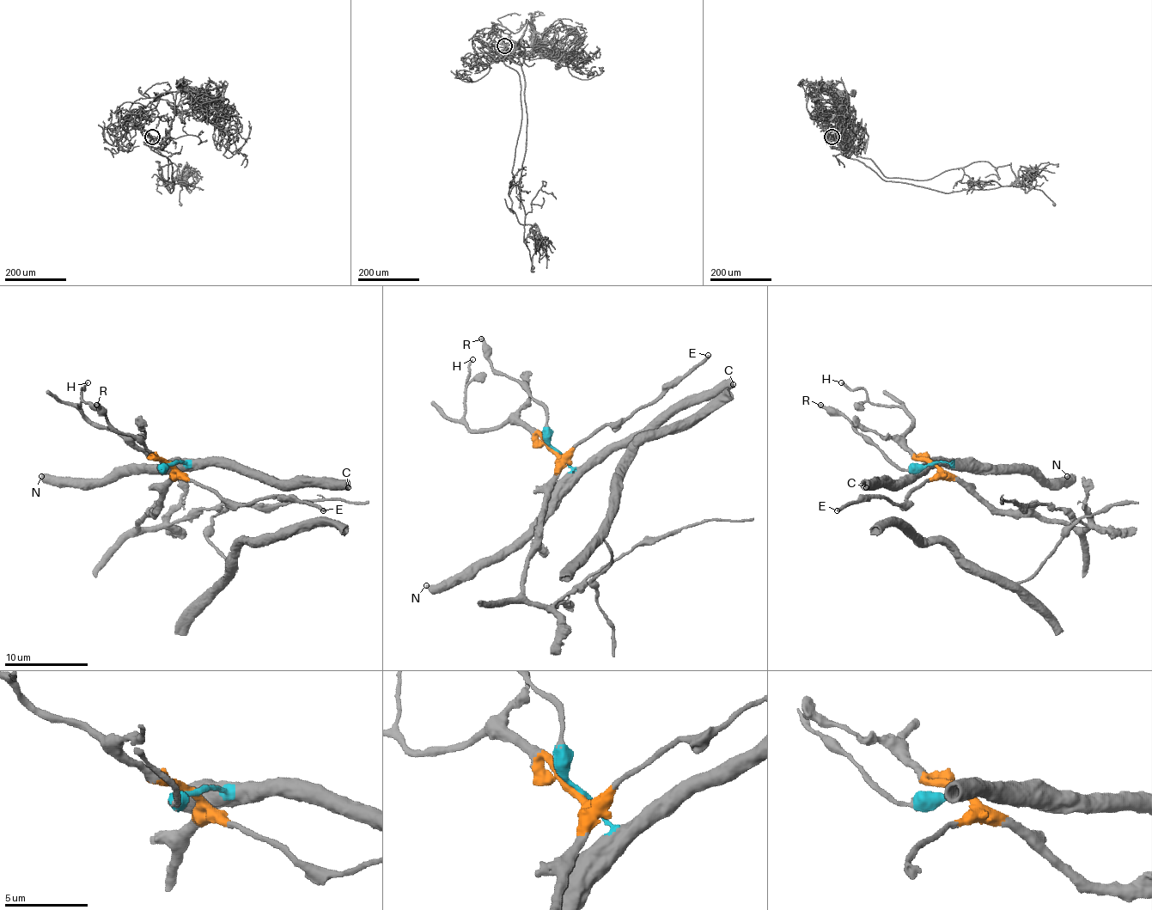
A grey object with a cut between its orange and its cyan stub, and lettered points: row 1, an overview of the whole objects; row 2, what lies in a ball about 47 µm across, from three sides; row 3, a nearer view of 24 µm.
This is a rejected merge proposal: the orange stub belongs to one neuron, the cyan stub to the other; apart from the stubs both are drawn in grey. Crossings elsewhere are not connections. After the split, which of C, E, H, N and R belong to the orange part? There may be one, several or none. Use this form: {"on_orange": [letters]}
{"on_orange": ["E", "H"]}

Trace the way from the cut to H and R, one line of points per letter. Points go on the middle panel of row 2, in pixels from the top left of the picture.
H: (554, 451), (522, 426), (508, 422), (497, 428), (477, 430), (468, 426), (464, 415), (464, 390), (472, 359)
R: (554, 451), (548, 413), (515, 380), (506, 378), (491, 365), (490, 346), (481, 338)

